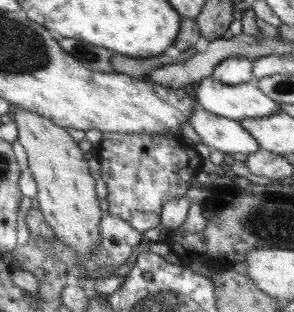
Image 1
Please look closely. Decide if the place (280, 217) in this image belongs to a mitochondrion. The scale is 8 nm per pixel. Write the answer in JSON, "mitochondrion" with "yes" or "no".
{"mitochondrion":"yes"}

